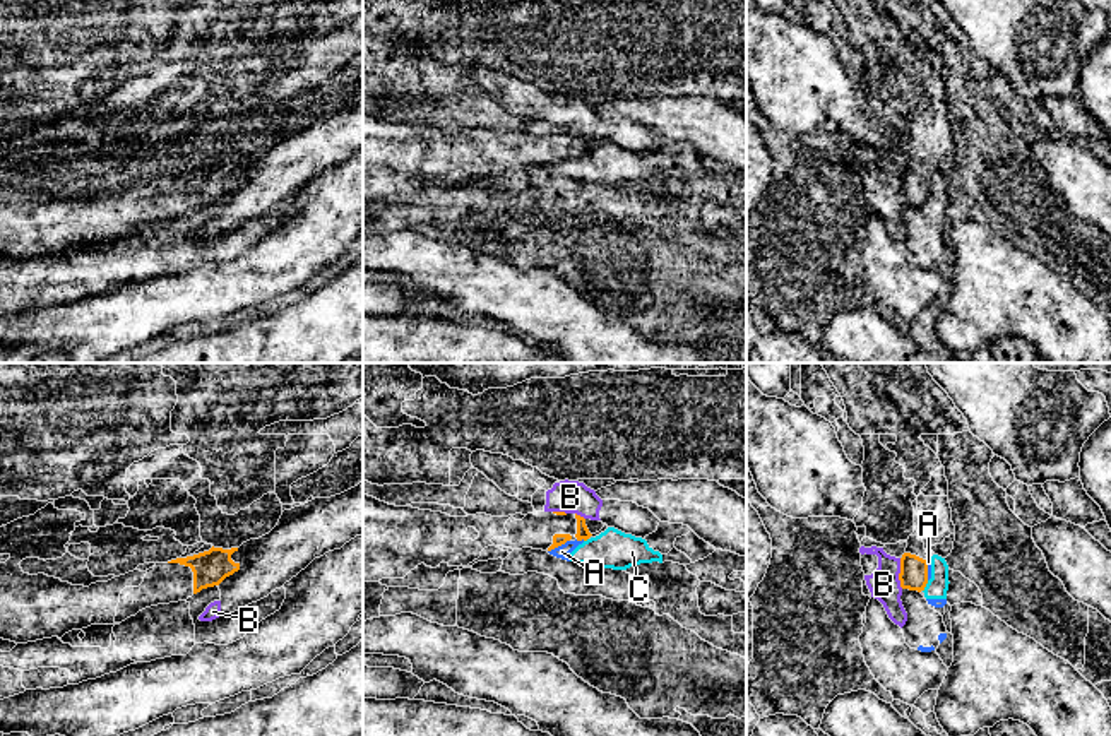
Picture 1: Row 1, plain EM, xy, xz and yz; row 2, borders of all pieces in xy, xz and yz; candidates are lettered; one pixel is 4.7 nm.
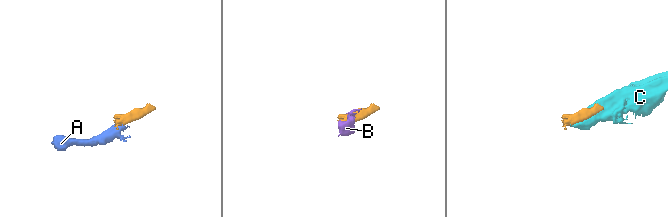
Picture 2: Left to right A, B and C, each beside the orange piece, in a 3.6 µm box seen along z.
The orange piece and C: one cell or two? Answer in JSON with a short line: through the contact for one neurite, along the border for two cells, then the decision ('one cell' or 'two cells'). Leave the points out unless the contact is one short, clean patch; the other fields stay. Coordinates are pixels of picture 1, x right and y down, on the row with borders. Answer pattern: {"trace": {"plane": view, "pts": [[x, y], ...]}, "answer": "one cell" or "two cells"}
{"answer": "two cells"}

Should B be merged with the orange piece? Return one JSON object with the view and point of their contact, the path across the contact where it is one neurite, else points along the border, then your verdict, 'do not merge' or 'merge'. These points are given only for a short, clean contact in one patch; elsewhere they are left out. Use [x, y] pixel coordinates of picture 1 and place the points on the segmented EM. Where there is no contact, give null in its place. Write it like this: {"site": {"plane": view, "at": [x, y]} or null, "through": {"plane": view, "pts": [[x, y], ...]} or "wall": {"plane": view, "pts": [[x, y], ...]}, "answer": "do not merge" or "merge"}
{"site": {"plane": "yz", "at": [899, 574]}, "wall": {"plane": "yz", "pts": [[899, 558], [899, 584], [903, 587]]}, "answer": "do not merge"}

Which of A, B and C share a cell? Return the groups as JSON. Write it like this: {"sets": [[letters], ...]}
{"sets": [["A", "C"], ["B"]]}

